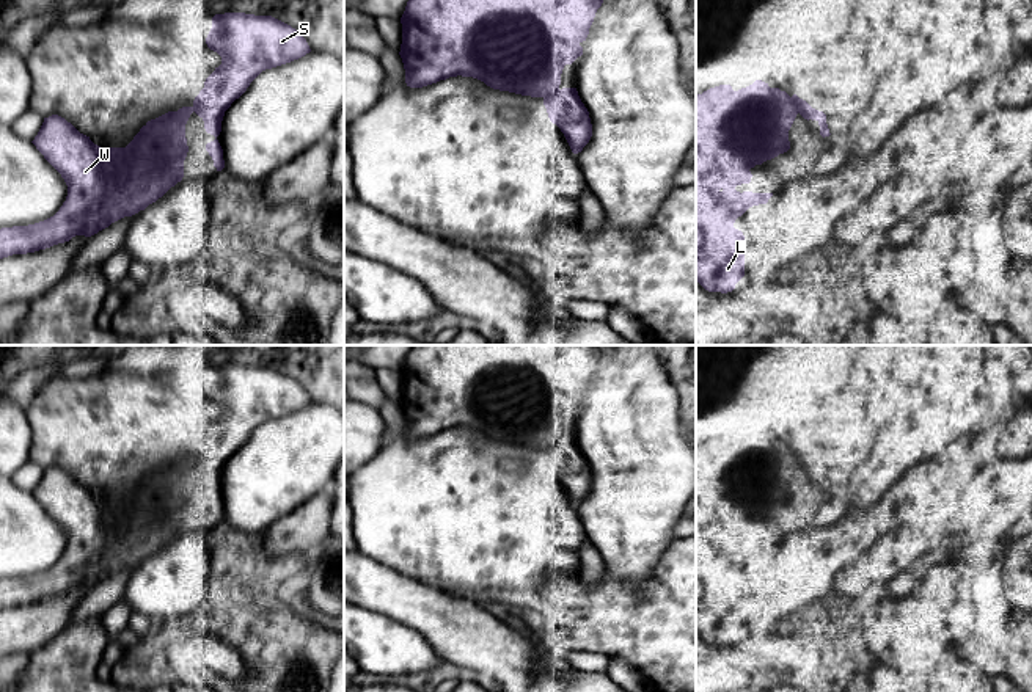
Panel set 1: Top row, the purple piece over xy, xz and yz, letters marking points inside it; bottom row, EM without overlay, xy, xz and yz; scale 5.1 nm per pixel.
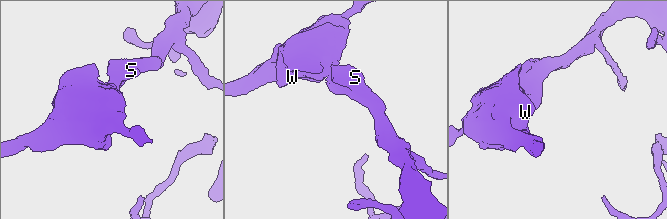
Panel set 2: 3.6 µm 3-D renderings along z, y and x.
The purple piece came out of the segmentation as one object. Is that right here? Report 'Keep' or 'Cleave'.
Keep

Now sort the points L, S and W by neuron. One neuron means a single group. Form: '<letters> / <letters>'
L S W

